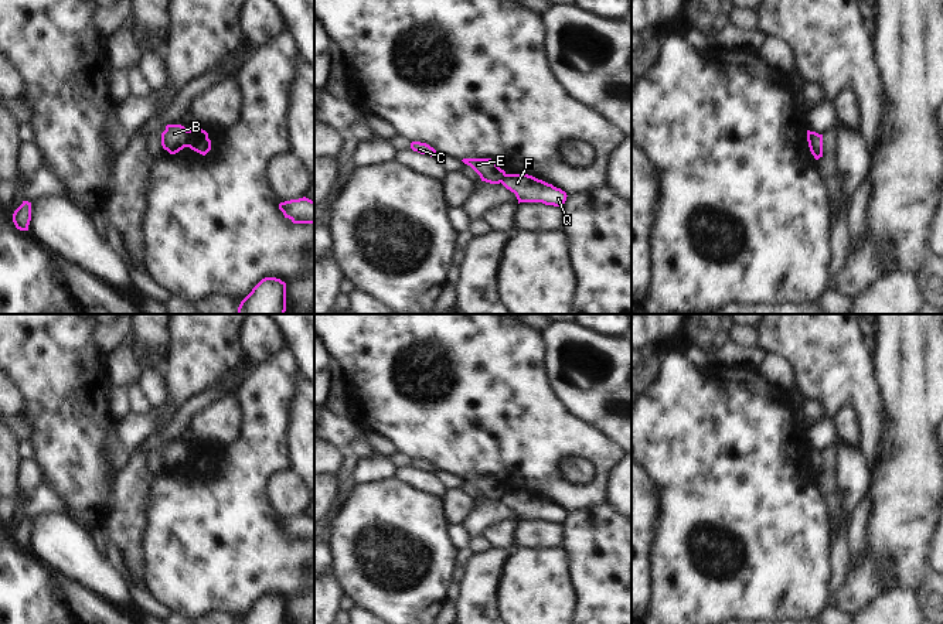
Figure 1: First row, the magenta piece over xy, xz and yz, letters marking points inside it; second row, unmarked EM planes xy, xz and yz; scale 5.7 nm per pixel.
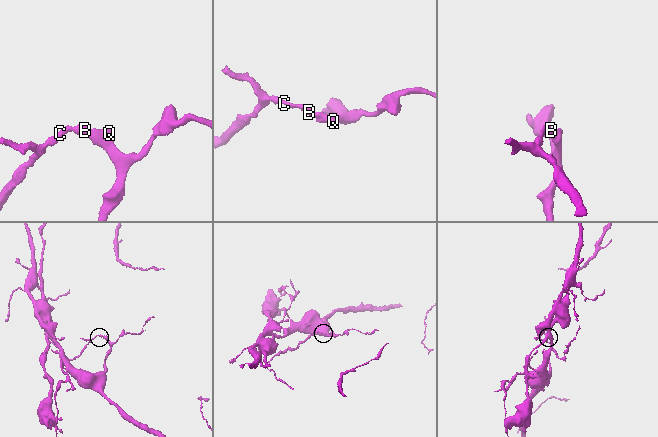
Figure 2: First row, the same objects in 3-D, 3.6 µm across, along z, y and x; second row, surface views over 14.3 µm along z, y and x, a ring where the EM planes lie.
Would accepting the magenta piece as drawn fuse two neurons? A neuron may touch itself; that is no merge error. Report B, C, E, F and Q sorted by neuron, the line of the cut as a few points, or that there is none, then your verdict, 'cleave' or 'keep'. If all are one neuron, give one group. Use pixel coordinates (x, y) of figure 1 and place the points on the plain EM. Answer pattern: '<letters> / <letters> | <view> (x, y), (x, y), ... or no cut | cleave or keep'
B C E / F Q | xy (190, 447), (190, 456), (186, 463) | cleave

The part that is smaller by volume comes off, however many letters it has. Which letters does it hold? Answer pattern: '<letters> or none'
B, C, E

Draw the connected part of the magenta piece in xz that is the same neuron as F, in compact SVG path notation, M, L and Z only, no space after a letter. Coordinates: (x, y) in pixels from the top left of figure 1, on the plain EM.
M505 491L501 501L515 511L520 519L542 519L561 524L566 518L566 509L528 491Z

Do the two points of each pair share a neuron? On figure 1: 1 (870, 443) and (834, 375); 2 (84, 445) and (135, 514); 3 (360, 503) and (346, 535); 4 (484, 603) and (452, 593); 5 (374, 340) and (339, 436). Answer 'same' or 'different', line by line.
1: same
2: different
3: same
4: different
5: different

